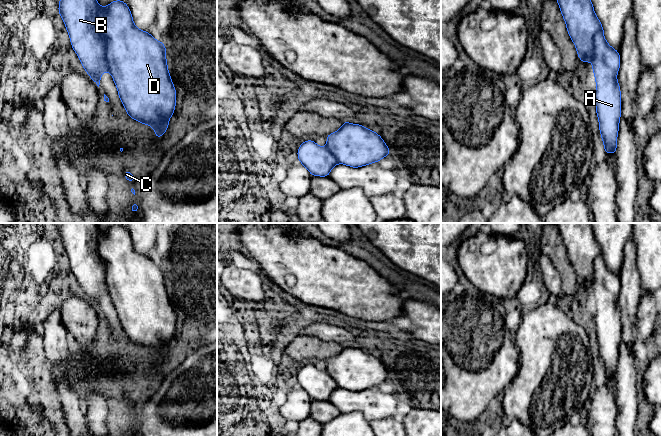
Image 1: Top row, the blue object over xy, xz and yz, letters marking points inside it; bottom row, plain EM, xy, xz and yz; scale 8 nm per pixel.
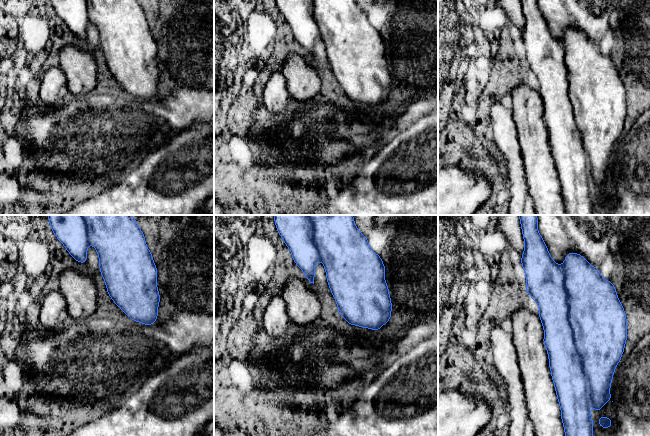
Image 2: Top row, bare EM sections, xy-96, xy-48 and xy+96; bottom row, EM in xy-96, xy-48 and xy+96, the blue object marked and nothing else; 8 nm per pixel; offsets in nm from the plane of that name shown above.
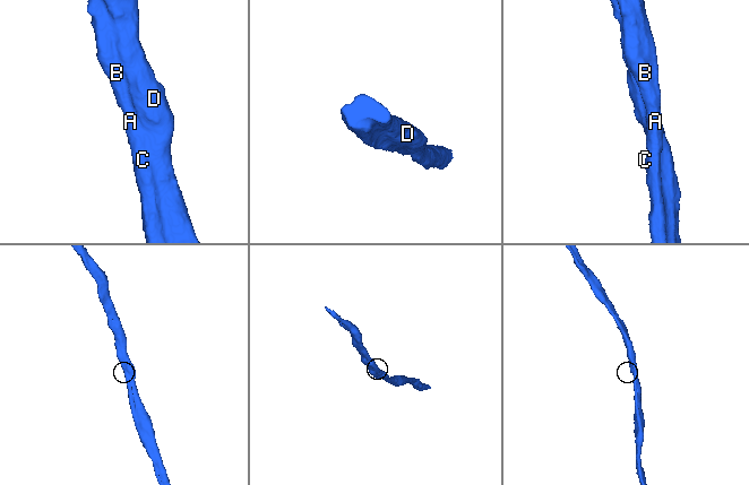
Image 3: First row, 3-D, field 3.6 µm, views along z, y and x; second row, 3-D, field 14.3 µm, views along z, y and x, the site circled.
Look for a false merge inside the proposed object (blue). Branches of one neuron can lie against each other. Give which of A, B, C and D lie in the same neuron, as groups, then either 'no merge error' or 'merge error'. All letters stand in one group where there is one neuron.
groups A B C D; no merge error

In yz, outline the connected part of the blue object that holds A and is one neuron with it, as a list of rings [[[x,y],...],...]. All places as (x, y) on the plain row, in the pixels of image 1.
[[[590,223],[556,225],[578,282],[584,288],[592,286],[596,306],[592,324],[596,328],[604,375],[605,378],[616,377],[621,342],[621,315],[617,305],[617,297],[620,294],[619,275],[606,265],[604,253]]]

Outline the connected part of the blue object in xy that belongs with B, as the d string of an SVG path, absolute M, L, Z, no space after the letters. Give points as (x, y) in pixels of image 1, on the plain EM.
M60 223L58 236L67 253L71 270L90 302L99 311L102 298L109 296L129 341L152 351L156 362L163 360L174 338L177 320L168 294L165 268L135 250L130 233L122 224L115 224L103 231L97 227L97 223Z

